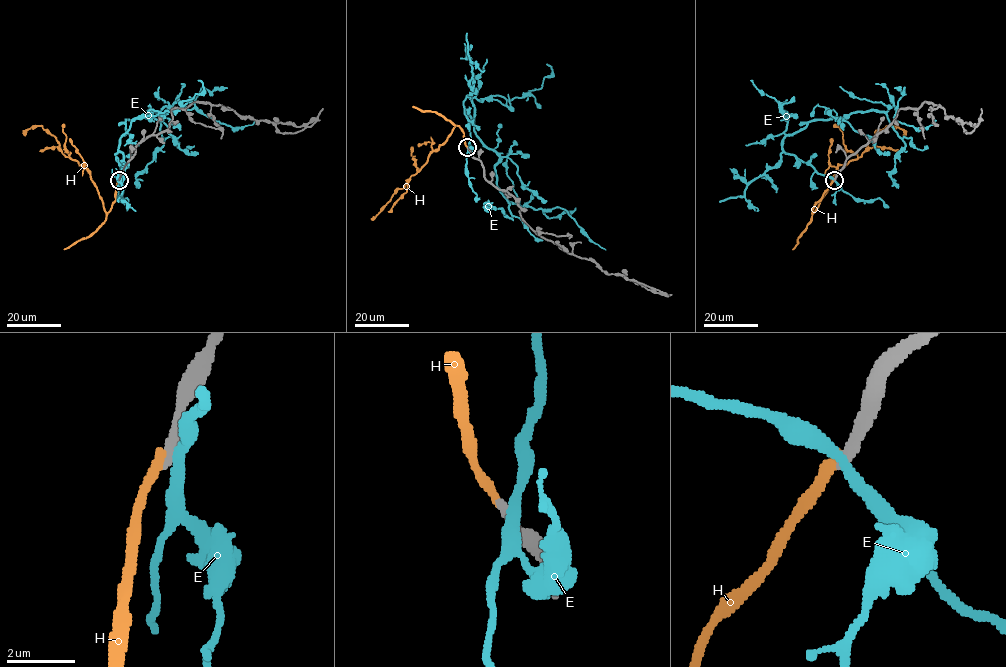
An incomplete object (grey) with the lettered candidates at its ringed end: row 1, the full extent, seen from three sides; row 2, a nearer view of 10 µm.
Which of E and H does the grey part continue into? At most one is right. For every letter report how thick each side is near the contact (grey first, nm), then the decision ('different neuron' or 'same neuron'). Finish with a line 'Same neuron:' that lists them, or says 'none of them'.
E: 320 nm thick on the grey side, 320 nm on the other; different neuron
H: 320 nm thick on the grey side, 320 nm on the other; different neuron
Same neuron: none of them

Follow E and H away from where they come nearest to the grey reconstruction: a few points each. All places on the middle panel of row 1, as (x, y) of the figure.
E: (468, 148), (467, 96), (476, 136), (500, 156), (499, 191), (521, 206), (565, 209), (605, 250)
H: (467, 147), (464, 133), (455, 126), (420, 169), (373, 216)

